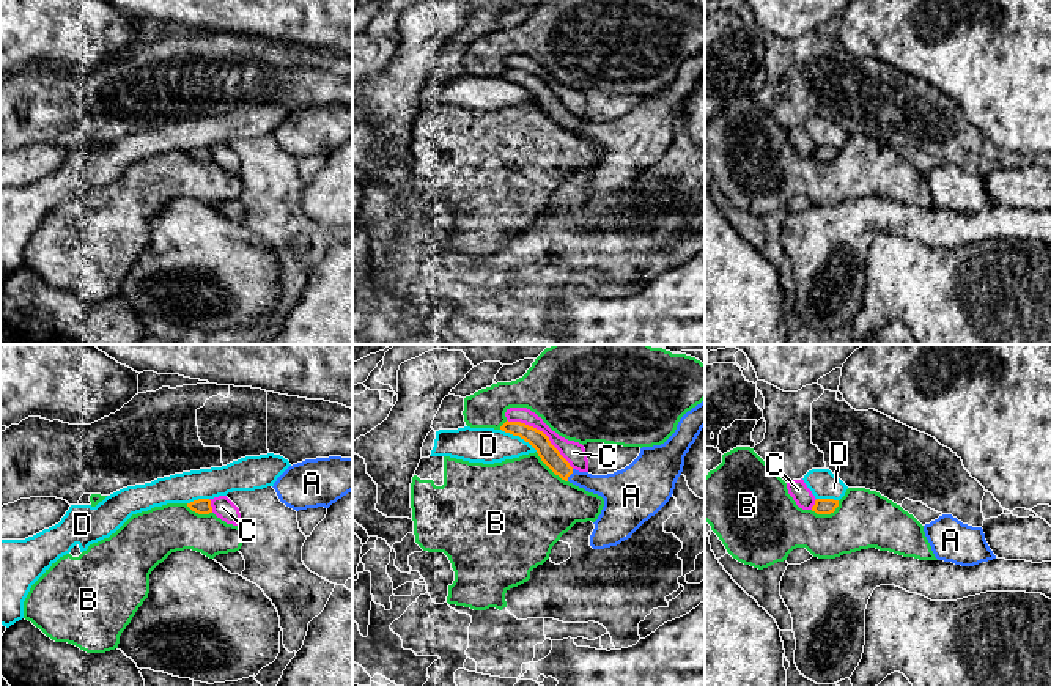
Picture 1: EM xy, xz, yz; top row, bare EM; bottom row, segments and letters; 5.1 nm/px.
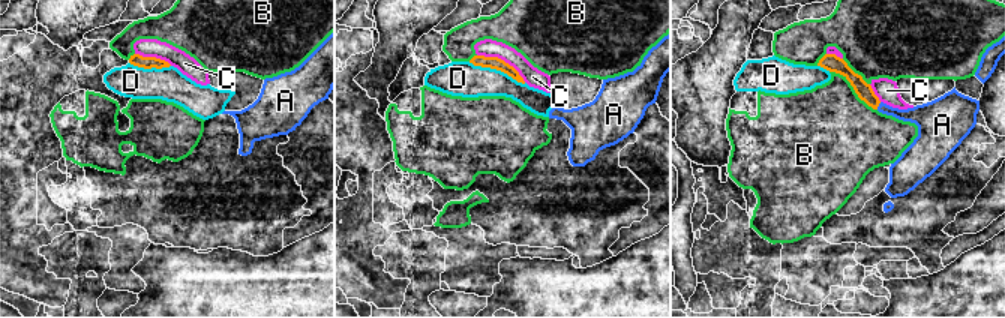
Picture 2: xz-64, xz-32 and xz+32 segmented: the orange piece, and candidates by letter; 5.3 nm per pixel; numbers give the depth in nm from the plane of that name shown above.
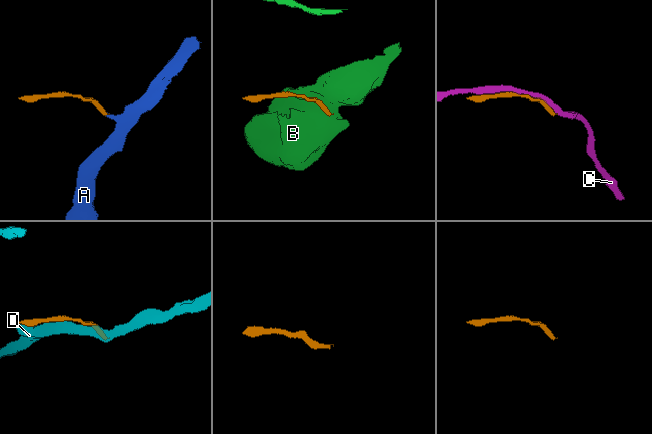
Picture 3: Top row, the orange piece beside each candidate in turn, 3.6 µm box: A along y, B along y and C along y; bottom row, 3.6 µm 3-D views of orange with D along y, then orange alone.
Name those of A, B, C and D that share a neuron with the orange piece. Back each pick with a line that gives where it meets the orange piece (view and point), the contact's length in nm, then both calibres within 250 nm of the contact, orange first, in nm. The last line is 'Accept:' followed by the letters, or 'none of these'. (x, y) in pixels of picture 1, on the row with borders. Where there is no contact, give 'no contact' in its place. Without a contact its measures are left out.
A: contact xz (570, 474); length 70 nm; calibres 100 and 160 nm
Accept: A

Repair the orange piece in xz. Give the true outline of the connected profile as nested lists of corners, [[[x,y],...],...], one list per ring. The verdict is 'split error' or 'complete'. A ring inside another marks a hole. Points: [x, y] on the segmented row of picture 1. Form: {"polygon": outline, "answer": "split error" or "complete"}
{"polygon": [[[705,400],[680,419],[675,433],[664,444],[642,447],[629,466],[607,475],[573,469],[549,437],[533,426],[507,420],[500,430],[529,442],[541,461],[562,480],[604,499],[590,535],[590,546],[604,549],[631,538],[669,502],[683,472],[684,456],[703,426]]], "answer": "split error"}

